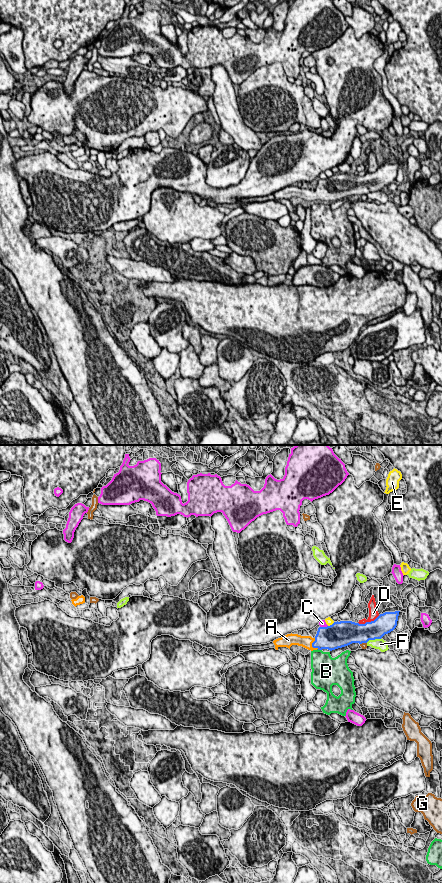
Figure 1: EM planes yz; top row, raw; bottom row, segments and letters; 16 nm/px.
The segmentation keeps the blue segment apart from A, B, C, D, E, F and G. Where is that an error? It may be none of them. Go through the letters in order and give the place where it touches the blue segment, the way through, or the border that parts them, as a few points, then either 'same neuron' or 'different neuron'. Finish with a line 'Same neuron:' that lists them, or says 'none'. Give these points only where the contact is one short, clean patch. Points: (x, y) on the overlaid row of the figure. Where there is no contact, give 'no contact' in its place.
A: yz (312, 645) | across yz (325, 638), (312, 645), (305, 641) | same neuron
B: yz (319, 649) | different neuron
C: yz (323, 627) | different neuron
D: yz (368, 622) | different neuron
E: yz (332, 624) | different neuron
F: yz (373, 639) | different neuron
G: yz (363, 642) | different neuron
Same neuron: A

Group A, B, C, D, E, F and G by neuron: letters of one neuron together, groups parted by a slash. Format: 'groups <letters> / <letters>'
groups A / B / C / D / E / F / G

